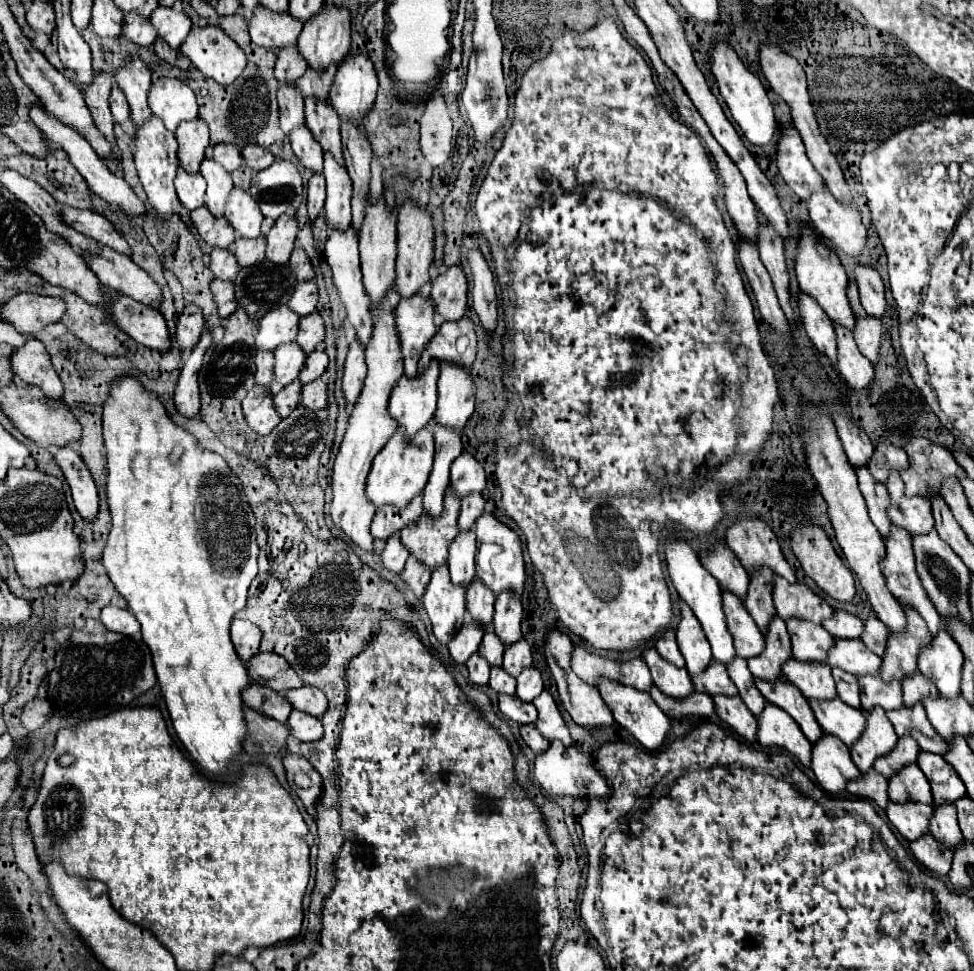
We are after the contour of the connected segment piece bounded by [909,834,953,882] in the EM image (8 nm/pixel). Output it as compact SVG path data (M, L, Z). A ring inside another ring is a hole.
M925 834L923 838L915 840L909 844L913 856L937 878L941 878L943 882L947 880L947 874L951 870L951 850L939 846L939 842L935 842L935 838L931 834Z

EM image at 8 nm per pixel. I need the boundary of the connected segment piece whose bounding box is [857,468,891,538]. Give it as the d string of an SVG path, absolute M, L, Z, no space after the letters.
M859 468L857 476L859 476L859 490L867 502L867 508L869 508L869 518L877 526L879 534L883 538L887 538L891 532L891 520L887 516L887 508L889 508L887 488L883 484L875 482L867 468Z

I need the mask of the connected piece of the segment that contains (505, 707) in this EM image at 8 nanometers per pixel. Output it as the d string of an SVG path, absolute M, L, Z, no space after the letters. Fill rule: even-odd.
M499 696L499 712L505 720L515 722L519 726L523 724L533 724L537 720L537 710L533 704L525 704L515 696Z

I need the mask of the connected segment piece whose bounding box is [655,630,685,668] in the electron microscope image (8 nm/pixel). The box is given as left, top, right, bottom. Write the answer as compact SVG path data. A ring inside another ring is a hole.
M673 630L665 632L665 634L657 640L655 648L657 648L657 652L661 654L661 658L665 658L667 662L671 662L673 666L677 666L677 668L683 668L683 666L685 666L685 660L683 660L683 656L681 656L679 648L677 648L677 640L675 640L675 632L673 632Z

